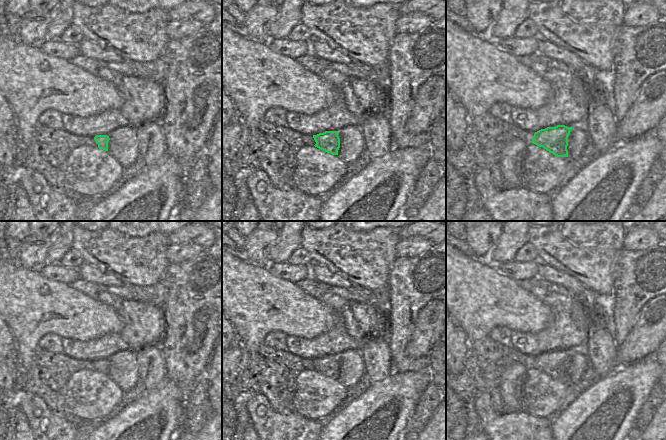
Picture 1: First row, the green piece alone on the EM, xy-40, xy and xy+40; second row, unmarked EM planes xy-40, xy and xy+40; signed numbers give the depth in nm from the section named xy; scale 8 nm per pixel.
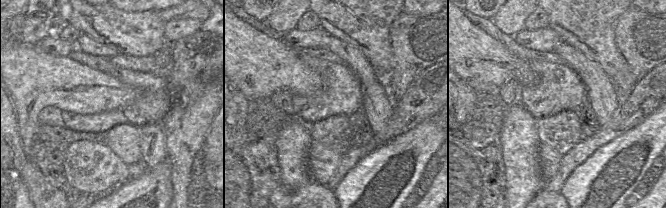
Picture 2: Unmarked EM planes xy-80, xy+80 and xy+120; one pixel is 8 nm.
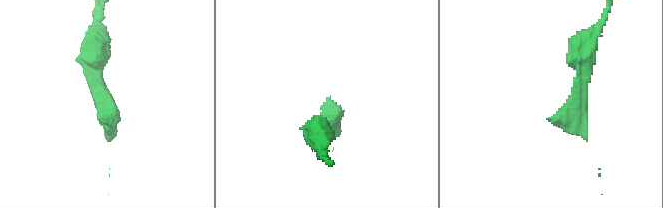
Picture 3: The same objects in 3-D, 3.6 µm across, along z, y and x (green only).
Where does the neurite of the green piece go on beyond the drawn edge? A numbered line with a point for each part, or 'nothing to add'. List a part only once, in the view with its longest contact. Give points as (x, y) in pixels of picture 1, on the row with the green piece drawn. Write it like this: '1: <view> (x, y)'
nothing to add

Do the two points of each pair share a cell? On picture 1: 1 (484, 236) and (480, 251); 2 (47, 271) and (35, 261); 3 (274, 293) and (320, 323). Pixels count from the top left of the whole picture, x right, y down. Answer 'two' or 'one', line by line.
1: one
2: two
3: one

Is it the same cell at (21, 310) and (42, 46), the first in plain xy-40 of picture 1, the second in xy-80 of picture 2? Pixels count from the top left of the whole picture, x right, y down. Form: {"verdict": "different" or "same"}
{"verdict": "different"}

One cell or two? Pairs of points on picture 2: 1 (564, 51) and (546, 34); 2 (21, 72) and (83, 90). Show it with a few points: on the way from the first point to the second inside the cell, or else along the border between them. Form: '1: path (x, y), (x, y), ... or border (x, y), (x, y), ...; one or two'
1: border (560, 40), (553, 51); two
2: path (36, 80), (58, 81), (68, 86); one

